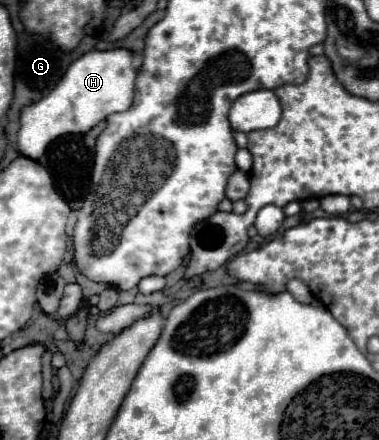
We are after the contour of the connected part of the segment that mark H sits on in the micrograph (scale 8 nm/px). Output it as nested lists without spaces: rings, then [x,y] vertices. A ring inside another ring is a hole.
[[[129,49],[89,51],[75,59],[49,95],[21,109],[17,131],[17,145],[21,155],[39,161],[47,145],[57,137],[87,133],[107,115],[127,111],[133,103],[135,77],[137,69],[133,69],[133,53]]]

